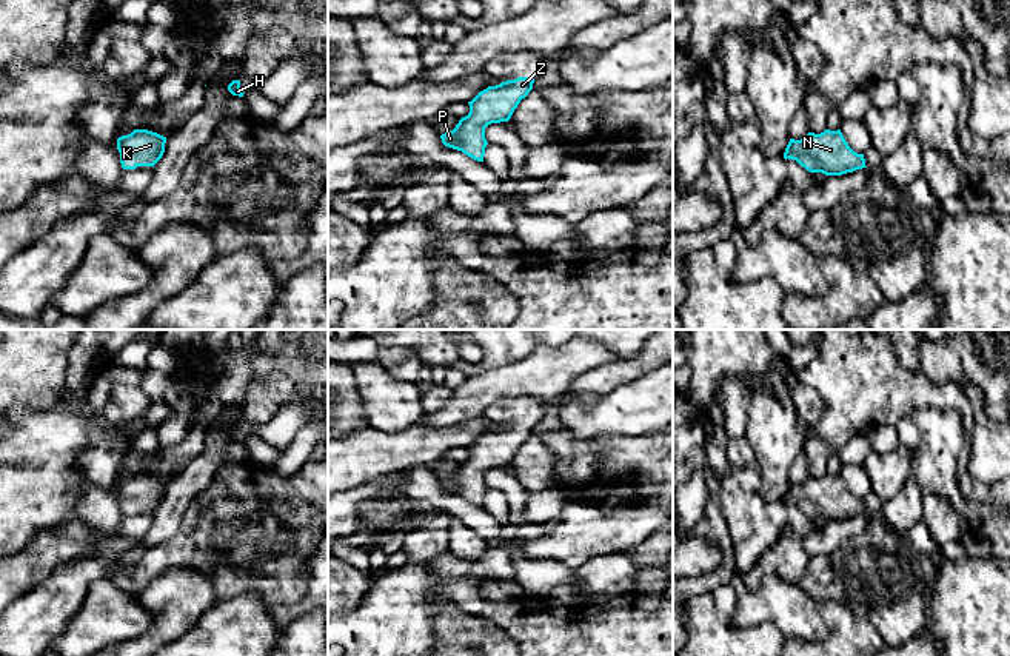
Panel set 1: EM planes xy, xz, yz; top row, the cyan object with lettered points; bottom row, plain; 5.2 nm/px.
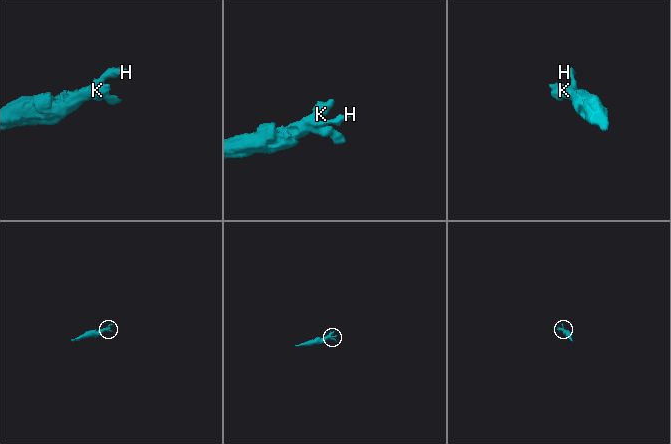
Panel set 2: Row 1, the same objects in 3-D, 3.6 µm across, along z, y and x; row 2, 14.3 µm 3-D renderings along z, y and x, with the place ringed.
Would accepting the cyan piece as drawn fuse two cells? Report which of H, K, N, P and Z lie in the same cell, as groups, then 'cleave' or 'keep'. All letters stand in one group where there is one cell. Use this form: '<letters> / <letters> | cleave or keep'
H K N P Z | keep

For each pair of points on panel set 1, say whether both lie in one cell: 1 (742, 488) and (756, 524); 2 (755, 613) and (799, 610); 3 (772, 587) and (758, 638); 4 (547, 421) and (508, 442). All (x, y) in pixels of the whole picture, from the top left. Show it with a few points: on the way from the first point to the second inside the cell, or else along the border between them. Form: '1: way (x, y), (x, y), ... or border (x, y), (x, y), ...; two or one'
1: way (742, 498), (749, 515); one
2: way (765, 610), (789, 610); one
3: border (730, 621), (741, 627), (772, 622), (787, 638); two
4: border (548, 404), (531, 433); two

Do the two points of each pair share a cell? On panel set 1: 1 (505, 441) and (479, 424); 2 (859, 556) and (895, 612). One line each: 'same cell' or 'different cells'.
1: different cells
2: same cell

